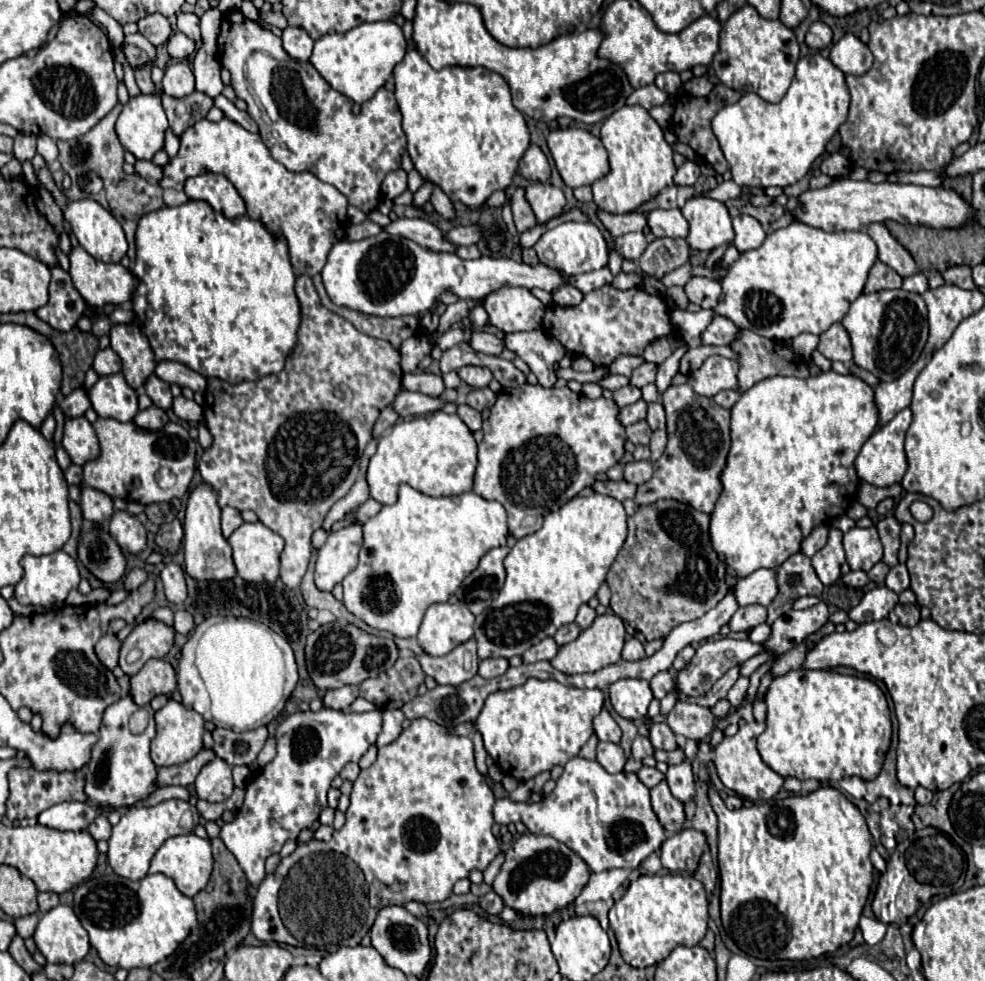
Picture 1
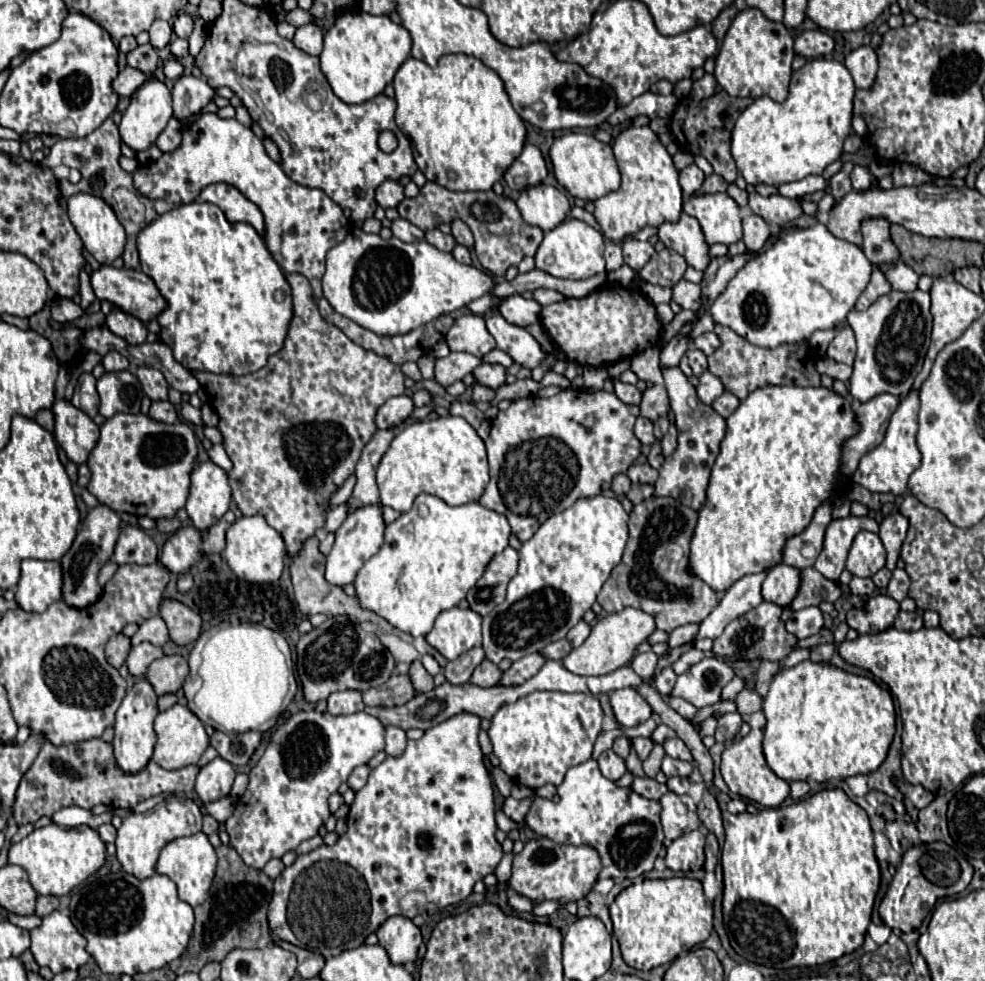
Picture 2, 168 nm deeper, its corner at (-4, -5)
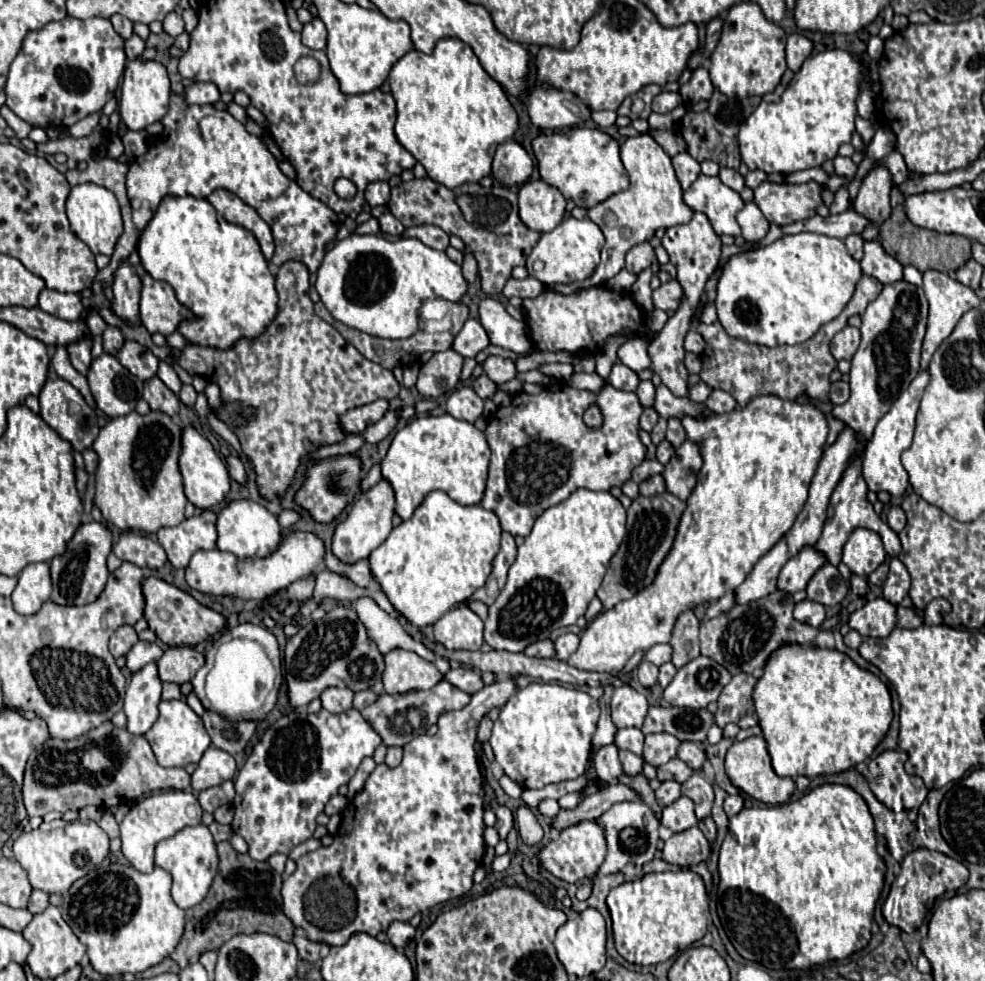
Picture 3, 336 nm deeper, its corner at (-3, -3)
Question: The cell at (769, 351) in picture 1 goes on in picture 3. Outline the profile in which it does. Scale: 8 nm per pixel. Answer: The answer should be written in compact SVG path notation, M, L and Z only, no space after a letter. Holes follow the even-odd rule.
M862 275L856 285L856 291L854 291L850 303L844 307L844 311L836 319L822 325L814 337L810 337L808 341L804 341L800 345L778 345L774 349L750 345L746 341L730 337L718 321L712 325L700 323L698 333L708 343L706 351L702 353L700 379L704 383L708 383L712 389L728 391L738 401L740 407L744 407L750 401L750 397L756 397L756 395L778 395L782 399L798 399L798 397L806 395L816 401L828 401L828 389L830 389L828 375L838 365L830 353L830 339L846 327L848 317L862 315L866 305L878 297L882 287L884 285L878 279L872 279L870 275Z

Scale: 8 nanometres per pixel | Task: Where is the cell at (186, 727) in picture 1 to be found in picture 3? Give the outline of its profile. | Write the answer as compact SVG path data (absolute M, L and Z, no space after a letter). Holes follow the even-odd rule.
M162 701L158 705L158 719L146 733L146 739L162 767L186 767L188 763L198 763L204 751L210 747L210 737L204 729L202 719L184 701Z

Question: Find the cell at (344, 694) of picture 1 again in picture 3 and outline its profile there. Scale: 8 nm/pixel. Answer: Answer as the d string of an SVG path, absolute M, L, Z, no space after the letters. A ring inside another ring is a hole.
M328 687L322 693L322 707L330 713L344 713L348 709L352 709L352 699L354 699L354 691L350 689L338 689L338 687Z

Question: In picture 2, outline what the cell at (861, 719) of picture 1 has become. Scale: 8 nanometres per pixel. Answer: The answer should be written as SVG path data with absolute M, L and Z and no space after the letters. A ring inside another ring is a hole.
M803 661L795 667L781 669L763 697L763 713L767 717L763 753L771 771L785 781L829 781L871 773L887 757L895 735L891 693L869 677L847 673L829 663Z

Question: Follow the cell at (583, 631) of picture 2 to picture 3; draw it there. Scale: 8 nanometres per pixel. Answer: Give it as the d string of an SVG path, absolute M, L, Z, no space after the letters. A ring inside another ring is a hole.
M564 633L564 635L560 635L560 637L554 641L556 659L566 661L566 659L578 649L578 643L580 643L580 637L574 635L574 633Z

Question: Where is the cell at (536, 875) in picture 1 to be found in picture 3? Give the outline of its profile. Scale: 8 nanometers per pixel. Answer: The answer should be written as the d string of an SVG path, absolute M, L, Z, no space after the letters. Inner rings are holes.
M580 821L578 825L572 825L572 827L564 829L558 839L546 843L534 855L534 861L542 869L550 871L556 879L566 881L566 883L576 883L580 879L594 877L598 867L602 865L604 857L606 857L606 839L604 839L604 833L602 833L600 825L594 823L594 821Z

